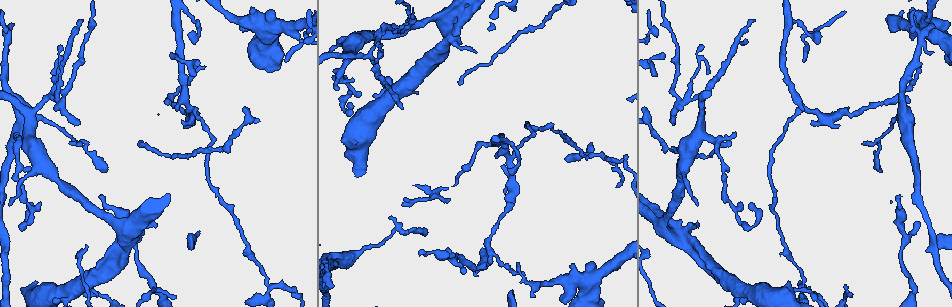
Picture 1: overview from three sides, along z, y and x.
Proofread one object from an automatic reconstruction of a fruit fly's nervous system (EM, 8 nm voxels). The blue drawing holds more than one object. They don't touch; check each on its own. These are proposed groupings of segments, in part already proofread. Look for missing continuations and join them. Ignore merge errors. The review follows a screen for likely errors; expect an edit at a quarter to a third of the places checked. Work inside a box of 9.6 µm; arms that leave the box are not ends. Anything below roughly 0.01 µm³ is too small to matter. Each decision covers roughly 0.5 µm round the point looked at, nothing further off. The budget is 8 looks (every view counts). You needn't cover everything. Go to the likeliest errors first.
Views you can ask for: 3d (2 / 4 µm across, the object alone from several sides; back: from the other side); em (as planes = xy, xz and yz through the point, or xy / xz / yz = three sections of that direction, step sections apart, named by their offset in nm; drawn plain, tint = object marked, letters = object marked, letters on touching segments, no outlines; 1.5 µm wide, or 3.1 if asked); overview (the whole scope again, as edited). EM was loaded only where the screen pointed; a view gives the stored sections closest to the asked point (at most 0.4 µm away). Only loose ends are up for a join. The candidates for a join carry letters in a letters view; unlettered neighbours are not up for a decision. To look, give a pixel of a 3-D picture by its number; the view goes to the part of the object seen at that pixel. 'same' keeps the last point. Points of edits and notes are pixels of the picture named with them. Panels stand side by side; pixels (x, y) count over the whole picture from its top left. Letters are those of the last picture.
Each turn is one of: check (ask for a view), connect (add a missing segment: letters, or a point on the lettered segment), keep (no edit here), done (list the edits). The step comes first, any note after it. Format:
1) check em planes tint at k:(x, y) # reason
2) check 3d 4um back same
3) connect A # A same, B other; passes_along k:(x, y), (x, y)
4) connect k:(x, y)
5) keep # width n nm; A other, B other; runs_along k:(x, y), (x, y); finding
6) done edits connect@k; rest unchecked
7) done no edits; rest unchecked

check em planes letters at 1:(458, 84)

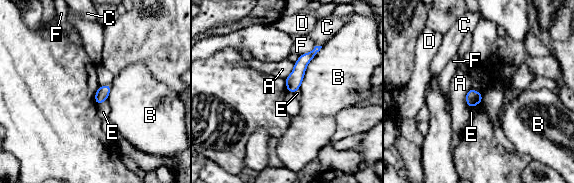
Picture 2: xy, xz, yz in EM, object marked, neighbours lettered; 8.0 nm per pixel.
keep # A other, B other, C other, D other, E other, F other; runs_along 2:(317, 48), (300, 65), (290, 89); none of them fits

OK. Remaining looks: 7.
check em planes plain at 1:(736, 133) # an open end

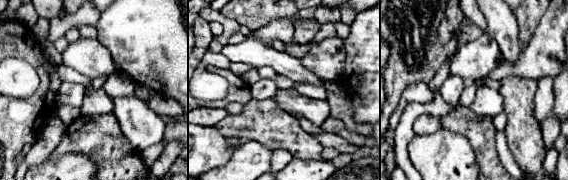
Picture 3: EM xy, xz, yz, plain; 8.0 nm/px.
check em planes letters same

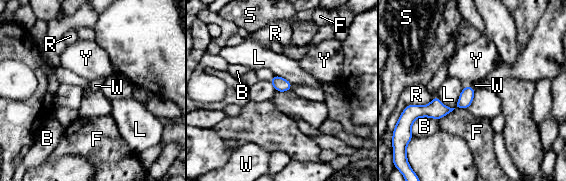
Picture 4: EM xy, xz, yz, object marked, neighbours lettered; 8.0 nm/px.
connect 4:(475, 85) # width 110 nm; B other, F other, L other, R other, S other, W same, Y other; passes_along 4:(466, 96), (472, 88), (475, 85); the neuron continues

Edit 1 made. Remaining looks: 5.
check overview # see it whole again

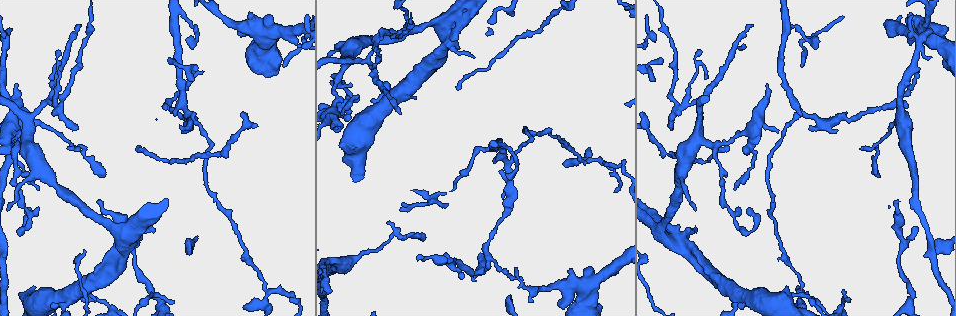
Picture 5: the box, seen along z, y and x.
check em planes tint at 5:(336, 128)

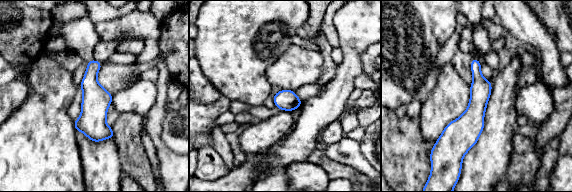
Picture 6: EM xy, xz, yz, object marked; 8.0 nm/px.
check em planes letters same

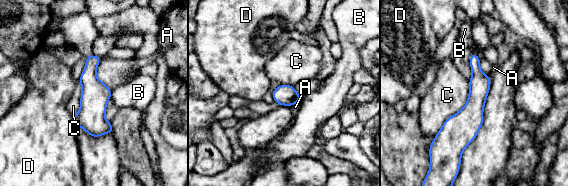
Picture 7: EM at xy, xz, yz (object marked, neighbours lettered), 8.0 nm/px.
keep # A other, B other, C other, D other; runs_along 7:(474, 56), (476, 102), (455, 147); no lettered segment goes on from it

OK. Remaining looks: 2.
done edits connect@4; rest unchecked

